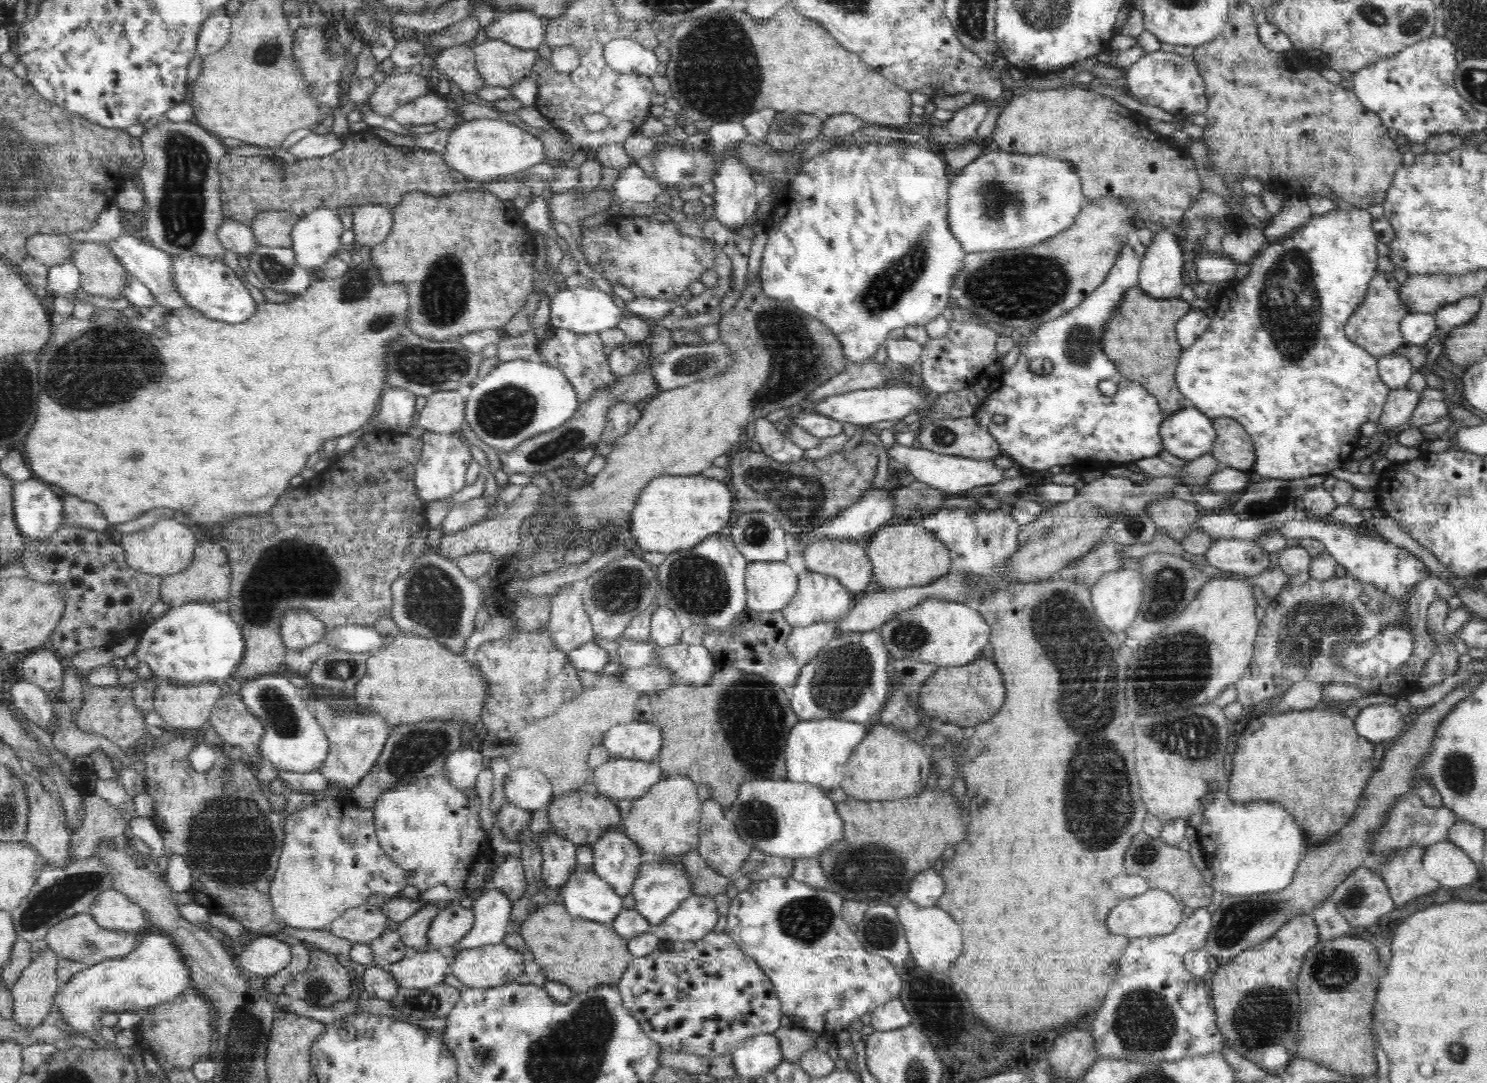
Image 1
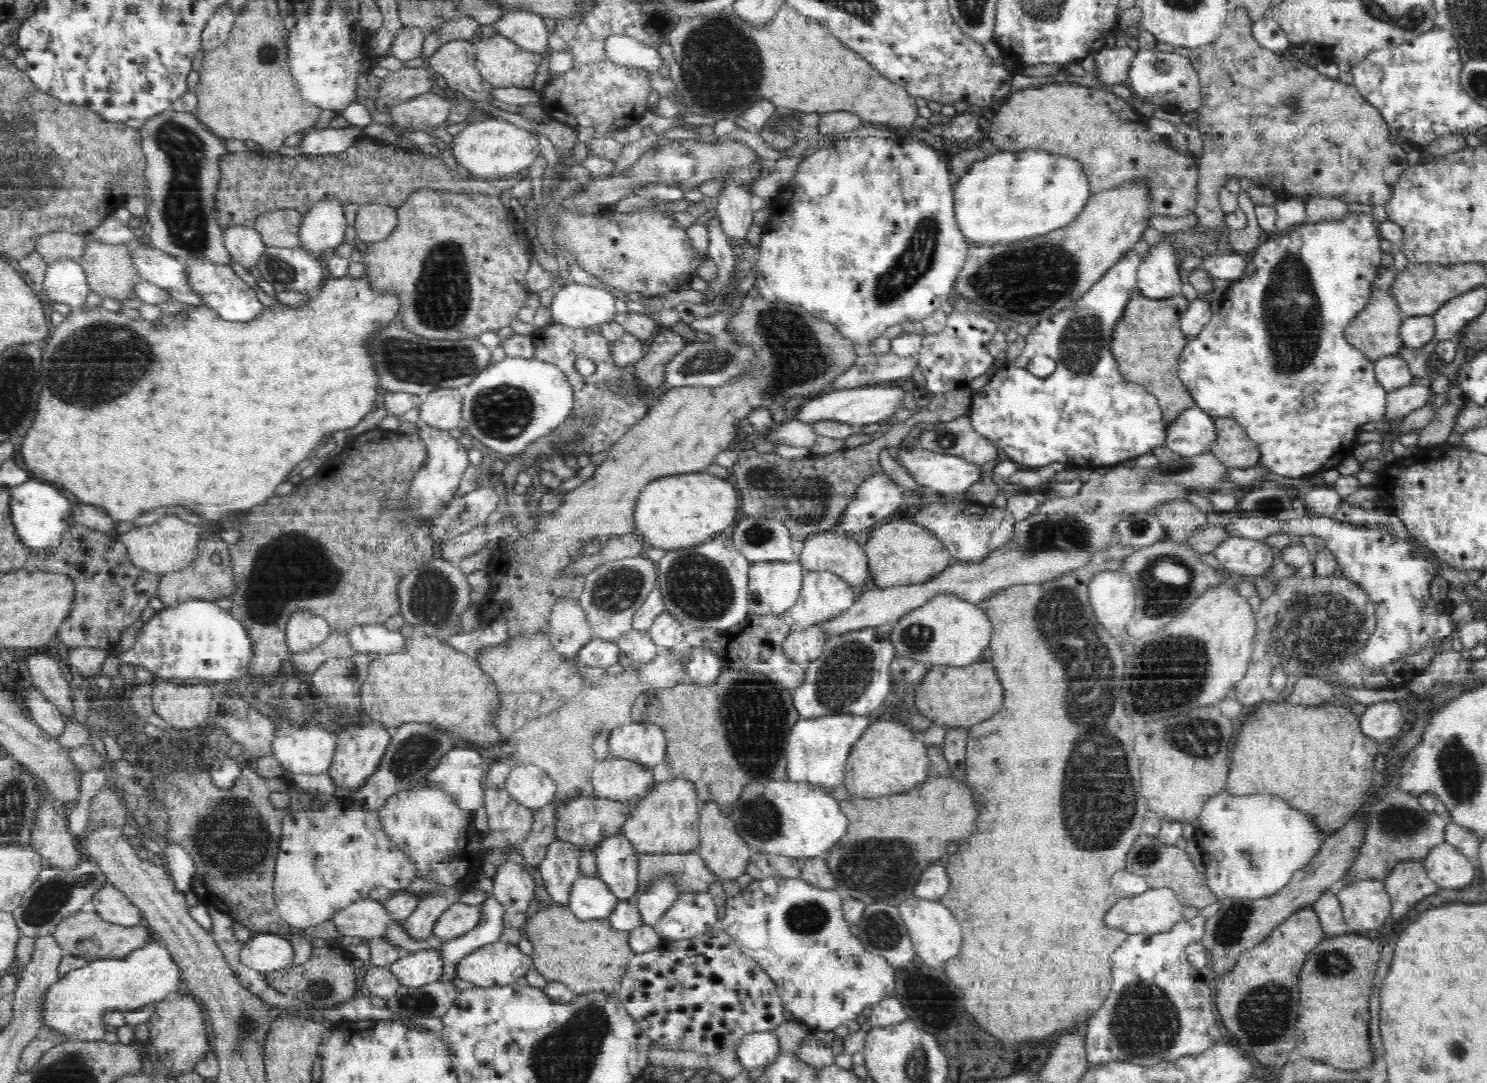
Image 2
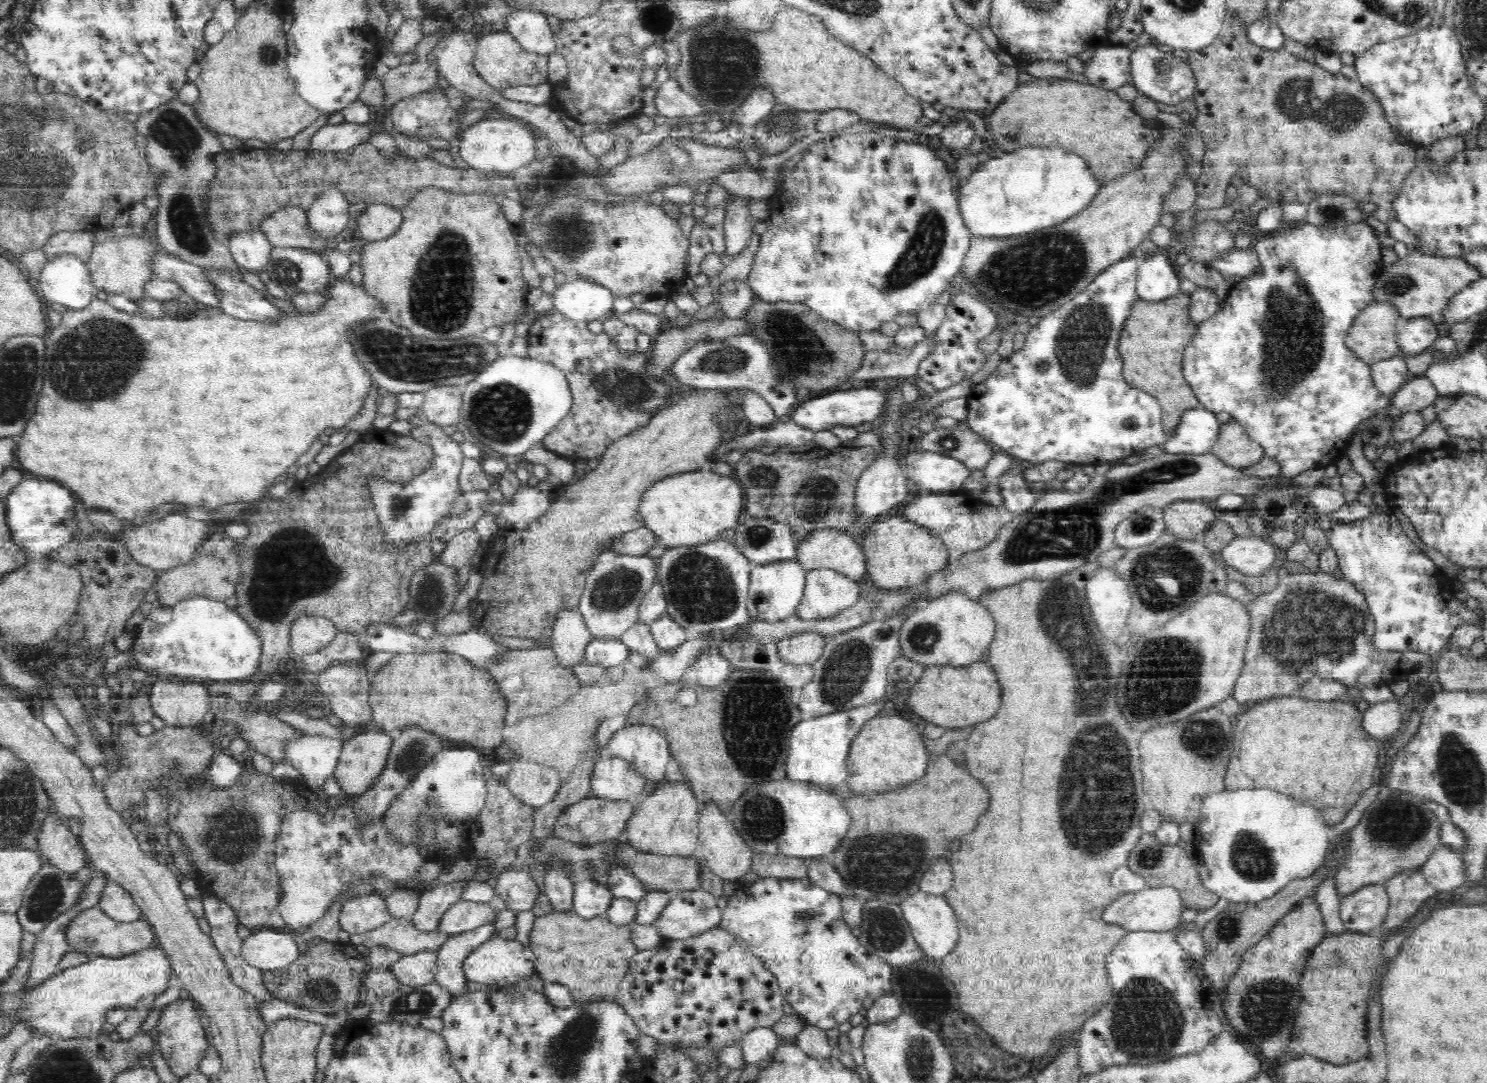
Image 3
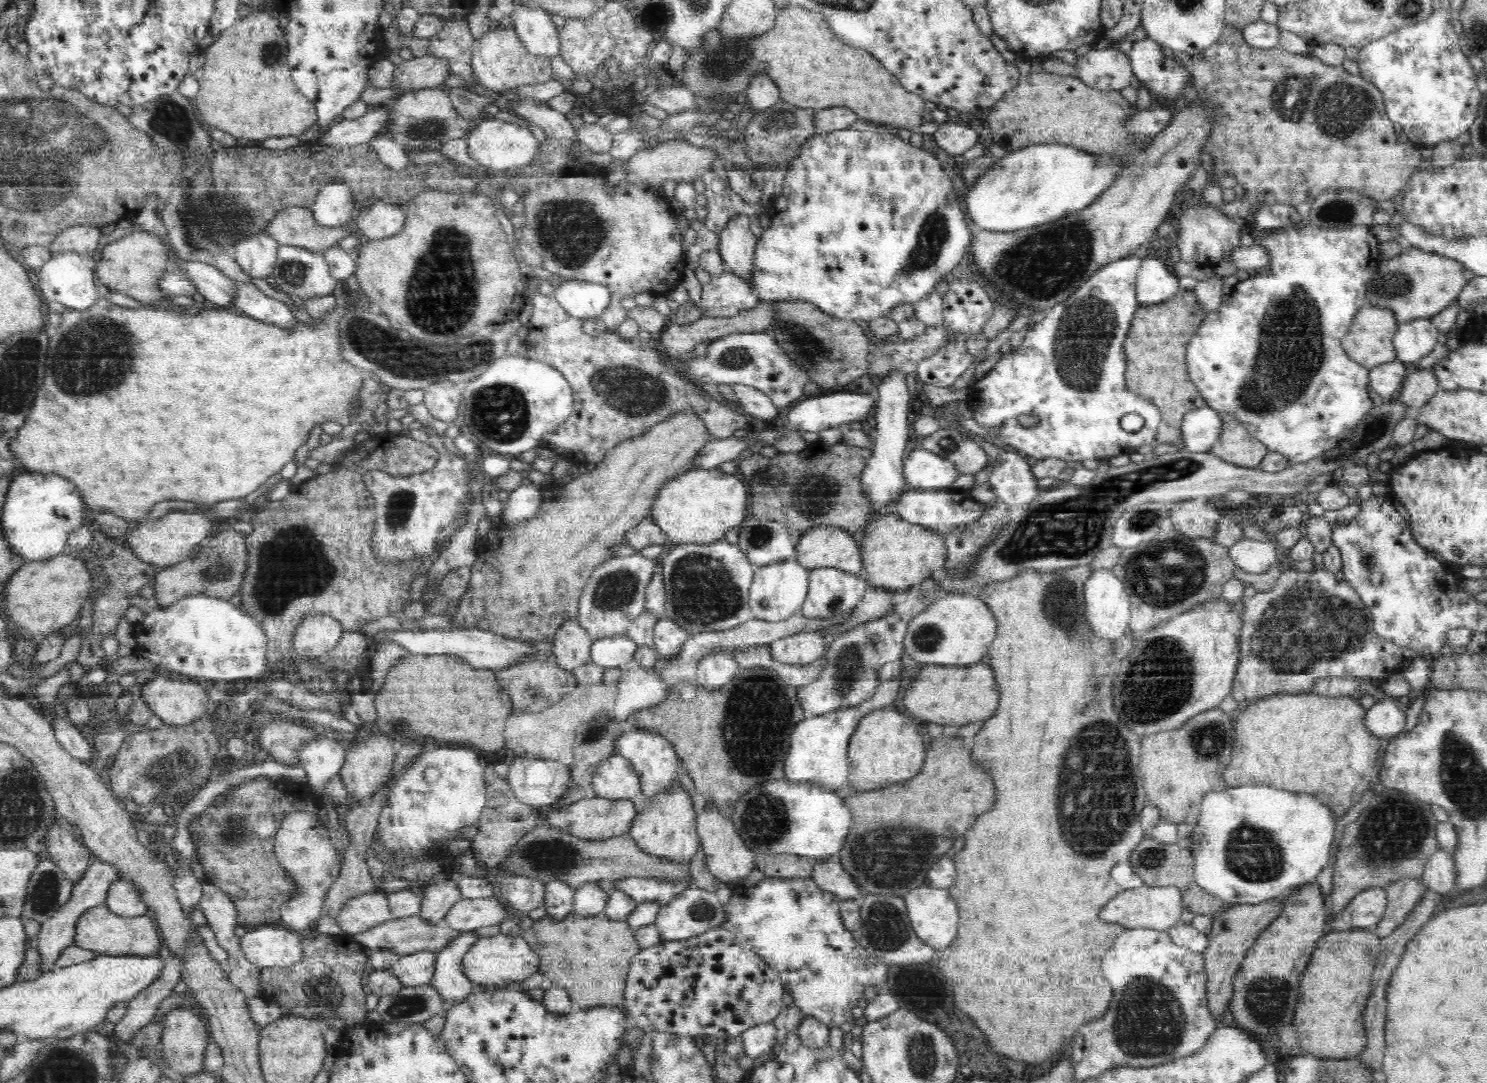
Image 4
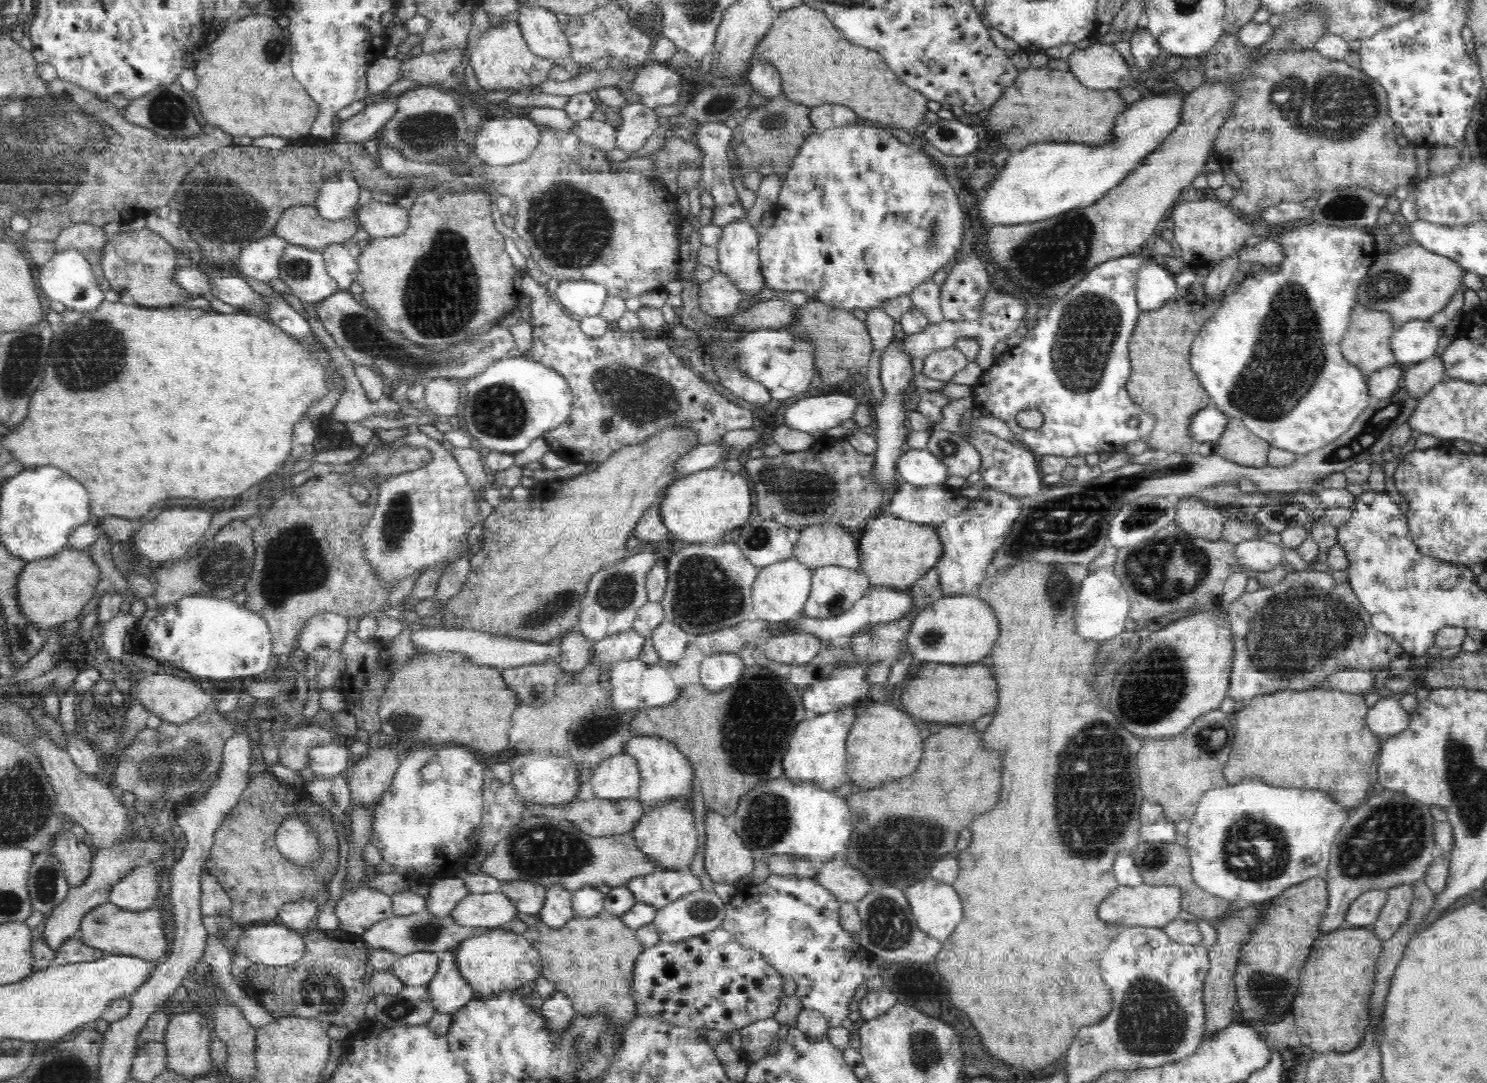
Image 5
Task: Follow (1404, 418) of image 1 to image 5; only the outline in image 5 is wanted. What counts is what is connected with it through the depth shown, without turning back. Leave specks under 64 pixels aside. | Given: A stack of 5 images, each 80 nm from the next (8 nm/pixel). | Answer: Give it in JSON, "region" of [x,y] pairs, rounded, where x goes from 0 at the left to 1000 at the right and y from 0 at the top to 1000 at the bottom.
{"region":[[[968,329],[958,331],[945,339],[944,359],[954,370],[971,350],[972,340]]]}

